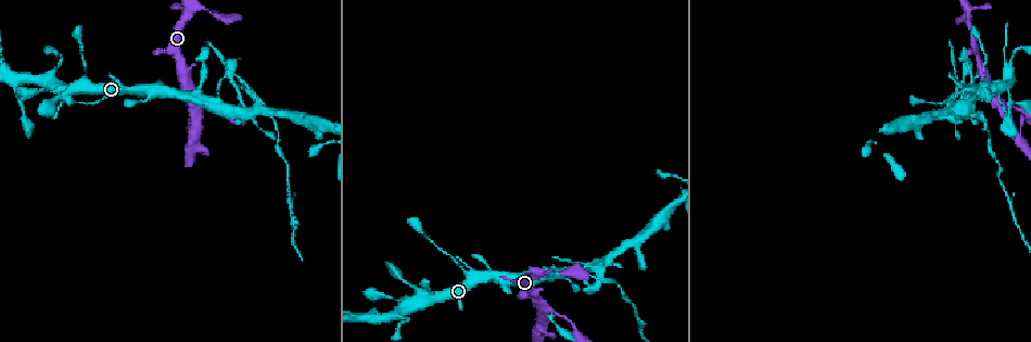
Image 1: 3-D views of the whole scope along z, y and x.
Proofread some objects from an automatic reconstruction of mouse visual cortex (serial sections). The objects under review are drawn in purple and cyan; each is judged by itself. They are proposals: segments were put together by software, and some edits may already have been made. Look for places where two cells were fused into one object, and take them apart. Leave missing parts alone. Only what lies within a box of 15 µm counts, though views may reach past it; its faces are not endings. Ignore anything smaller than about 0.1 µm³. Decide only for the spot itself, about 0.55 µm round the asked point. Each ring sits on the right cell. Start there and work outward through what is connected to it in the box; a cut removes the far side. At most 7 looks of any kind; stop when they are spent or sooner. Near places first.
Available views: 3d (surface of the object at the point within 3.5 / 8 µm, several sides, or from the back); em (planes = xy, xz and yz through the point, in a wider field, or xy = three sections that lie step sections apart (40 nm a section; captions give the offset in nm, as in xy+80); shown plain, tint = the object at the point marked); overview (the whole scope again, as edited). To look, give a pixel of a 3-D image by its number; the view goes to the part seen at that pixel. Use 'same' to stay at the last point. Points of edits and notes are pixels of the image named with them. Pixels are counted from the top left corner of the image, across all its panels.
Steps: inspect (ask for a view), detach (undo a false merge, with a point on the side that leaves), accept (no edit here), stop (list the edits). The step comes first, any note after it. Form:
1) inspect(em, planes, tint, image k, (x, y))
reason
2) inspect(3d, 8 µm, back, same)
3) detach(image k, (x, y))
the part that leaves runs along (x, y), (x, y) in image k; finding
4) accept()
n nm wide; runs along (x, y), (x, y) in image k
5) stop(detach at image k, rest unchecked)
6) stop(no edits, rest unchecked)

inspect(3d, 3.5 µm, image 1, (76, 87))
sharp bend

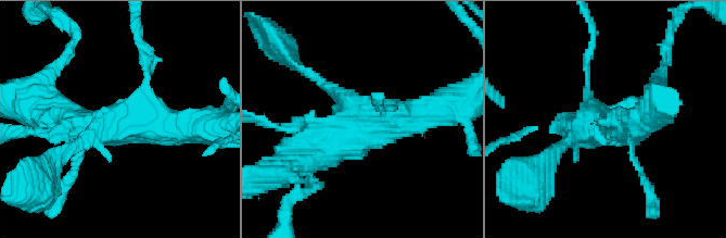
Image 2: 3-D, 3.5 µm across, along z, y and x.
inspect(em, xy, step 1, tint, image 2, (122, 126))

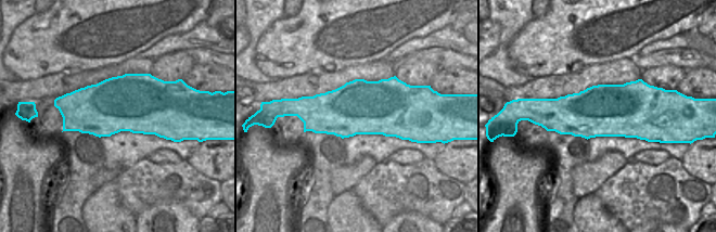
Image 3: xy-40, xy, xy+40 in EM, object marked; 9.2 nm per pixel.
accept()
500 nm wide; runs along (437, 108), (365, 124), (301, 155) in image 2; one cell here

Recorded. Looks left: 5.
inspect(3d, 3.5 µm, image 1, (996, 99))
arms part here

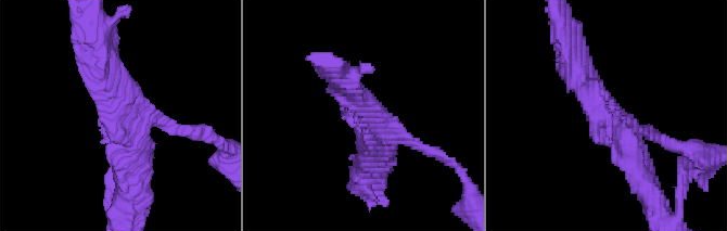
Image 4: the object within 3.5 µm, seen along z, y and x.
inspect(em, xy, step 5, tint, image 4, (122, 117))
need the tissue

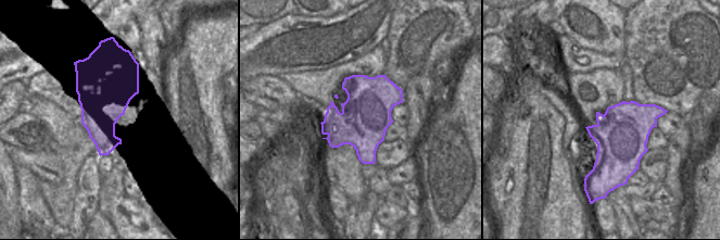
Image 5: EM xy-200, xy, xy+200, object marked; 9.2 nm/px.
accept()
runs along (571, 64), (626, 141), (646, 181) in image 4; continuous, no second cell

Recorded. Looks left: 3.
inspect(3d, 3.5 µm, image 1, (240, 87))
sharp bend

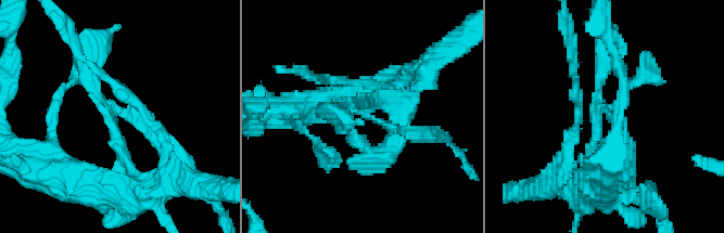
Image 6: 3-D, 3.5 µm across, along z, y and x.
inspect(em, xy, step 5, tint, image 6, (122, 115))

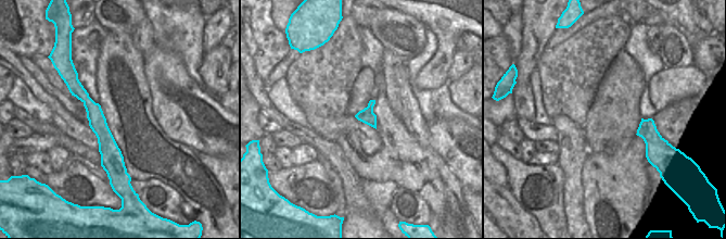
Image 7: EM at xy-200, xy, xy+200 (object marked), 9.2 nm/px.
detach(image 6, (148, 132))
the part that leaves runs along (359, 111), (406, 133), (440, 136) in image 6; two cells meet here

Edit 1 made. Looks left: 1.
stop(detach at image 6, rest unchecked)

